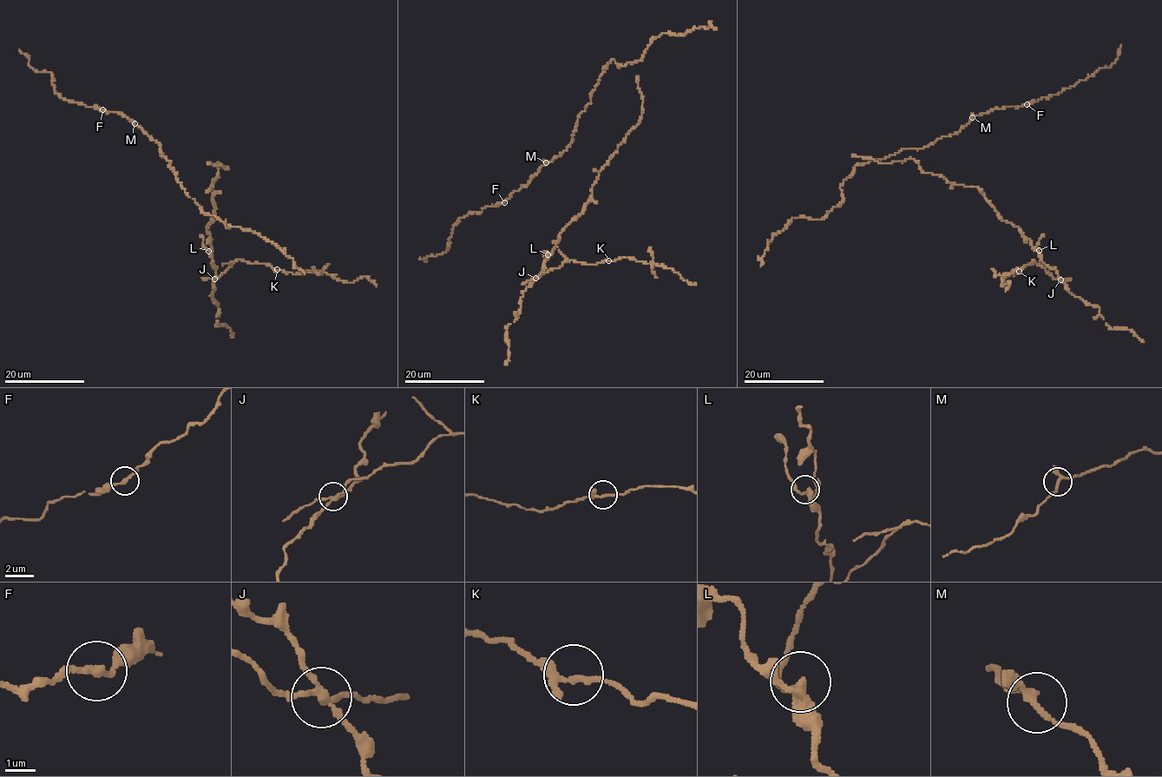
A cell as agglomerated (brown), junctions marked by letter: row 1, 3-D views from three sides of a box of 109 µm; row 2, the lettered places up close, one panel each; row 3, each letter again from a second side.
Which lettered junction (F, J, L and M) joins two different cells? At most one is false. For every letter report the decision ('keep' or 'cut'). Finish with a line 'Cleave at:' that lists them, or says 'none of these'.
F: keep
J: cut
L: keep
M: keep
Cleave at: J

